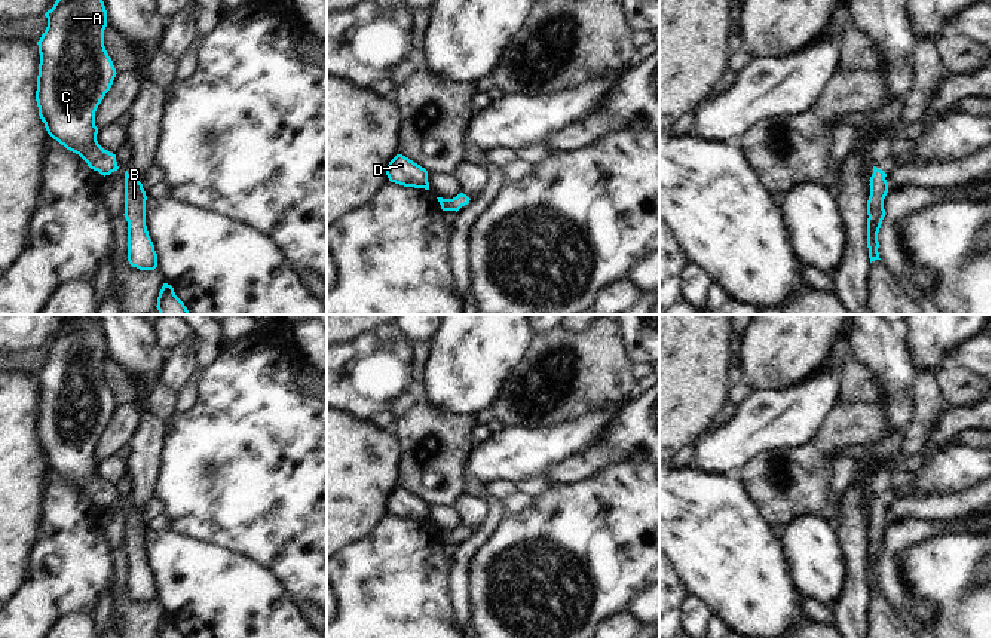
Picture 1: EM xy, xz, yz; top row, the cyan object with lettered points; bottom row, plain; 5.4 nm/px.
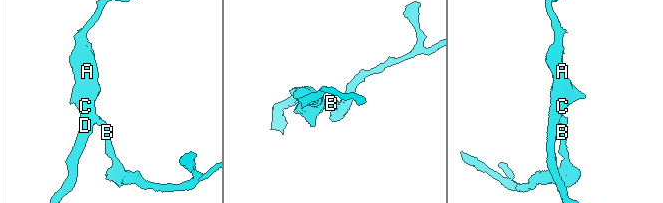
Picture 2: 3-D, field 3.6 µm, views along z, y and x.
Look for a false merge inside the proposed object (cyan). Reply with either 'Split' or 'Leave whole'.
Leave whole.

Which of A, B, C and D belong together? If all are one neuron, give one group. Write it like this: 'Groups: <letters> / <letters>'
Groups: A B C D.

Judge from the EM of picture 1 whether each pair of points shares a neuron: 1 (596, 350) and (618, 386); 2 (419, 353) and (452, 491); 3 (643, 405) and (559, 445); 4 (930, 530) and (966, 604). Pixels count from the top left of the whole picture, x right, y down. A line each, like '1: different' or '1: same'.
1: same
2: same
3: different
4: different

